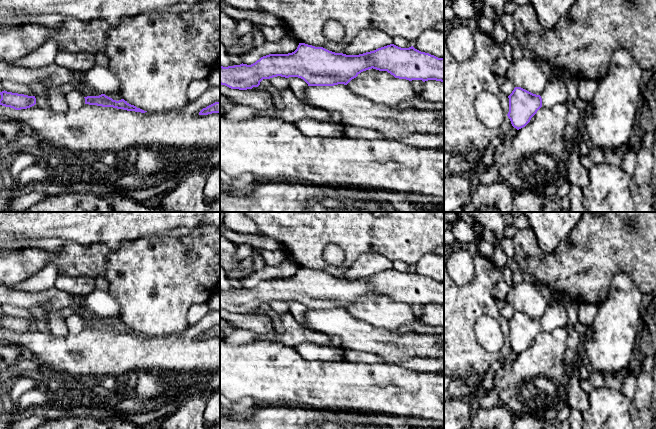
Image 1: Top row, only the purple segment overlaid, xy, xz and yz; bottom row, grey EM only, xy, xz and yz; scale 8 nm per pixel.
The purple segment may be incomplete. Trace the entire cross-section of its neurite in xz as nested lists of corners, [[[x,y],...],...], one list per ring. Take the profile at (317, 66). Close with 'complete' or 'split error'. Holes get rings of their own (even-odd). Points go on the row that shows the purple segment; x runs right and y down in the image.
[[[299,43],[297,49],[288,54],[269,54],[261,57],[251,65],[240,64],[234,66],[220,66],[220,84],[231,89],[247,90],[258,87],[263,79],[281,76],[285,78],[298,77],[308,86],[334,86],[347,85],[361,72],[376,69],[387,71],[395,78],[412,80],[436,80],[444,82],[444,58],[438,58],[429,53],[421,52],[413,46],[401,48],[390,44],[374,51],[359,55],[346,55],[335,53],[323,47],[315,47]]]; complete

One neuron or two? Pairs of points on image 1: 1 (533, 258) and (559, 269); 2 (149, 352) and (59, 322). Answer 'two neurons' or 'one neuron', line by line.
1: one neuron
2: two neurons

